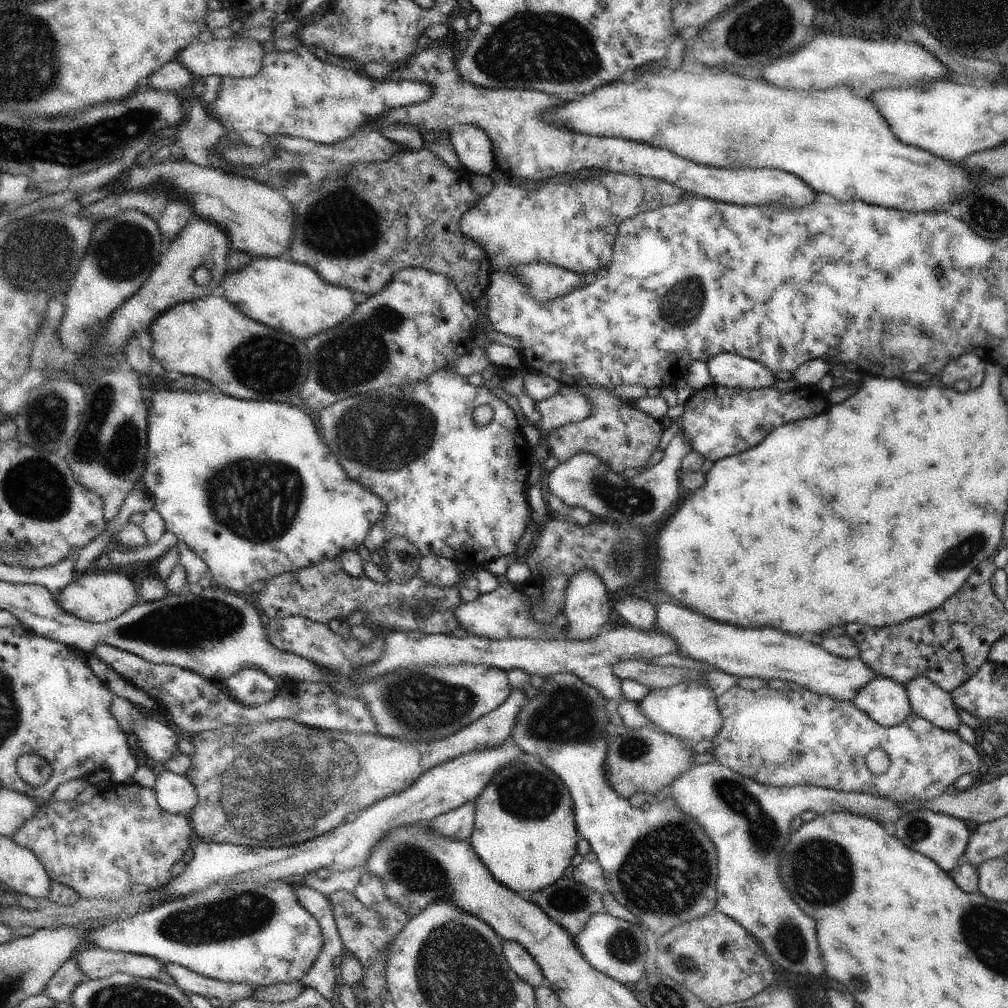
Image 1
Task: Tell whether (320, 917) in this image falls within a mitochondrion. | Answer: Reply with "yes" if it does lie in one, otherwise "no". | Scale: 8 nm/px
no

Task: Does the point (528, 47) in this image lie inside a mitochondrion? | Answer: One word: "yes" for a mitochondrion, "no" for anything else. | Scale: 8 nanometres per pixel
yes

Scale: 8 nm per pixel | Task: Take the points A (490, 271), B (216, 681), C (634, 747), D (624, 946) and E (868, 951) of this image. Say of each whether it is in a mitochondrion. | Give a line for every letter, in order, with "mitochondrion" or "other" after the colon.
A: other
B: other
C: mitochondrion
D: mitochondrion
E: other

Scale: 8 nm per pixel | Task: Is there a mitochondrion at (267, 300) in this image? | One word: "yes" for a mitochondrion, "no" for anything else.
no

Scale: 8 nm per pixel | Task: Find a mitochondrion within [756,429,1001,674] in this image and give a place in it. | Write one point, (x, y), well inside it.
(955, 557)

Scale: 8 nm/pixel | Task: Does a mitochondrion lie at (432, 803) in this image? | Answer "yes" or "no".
no

